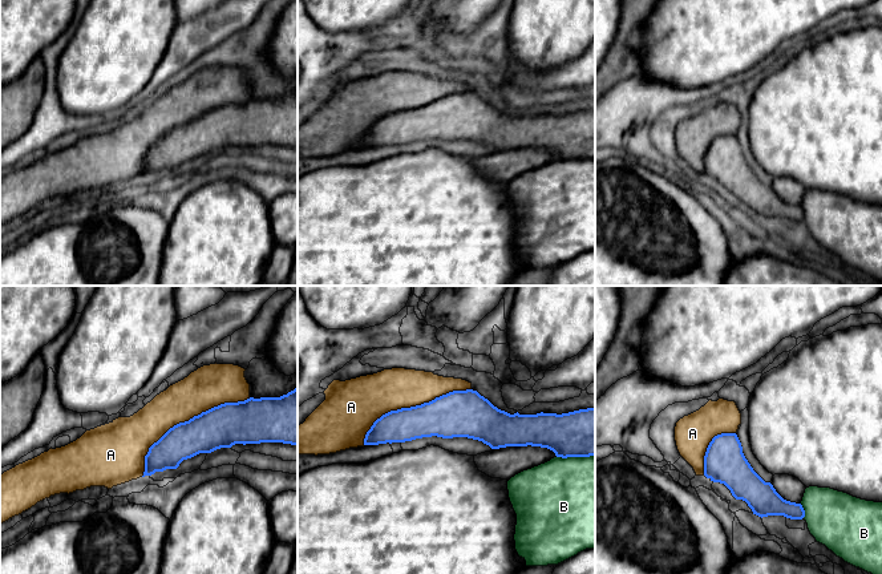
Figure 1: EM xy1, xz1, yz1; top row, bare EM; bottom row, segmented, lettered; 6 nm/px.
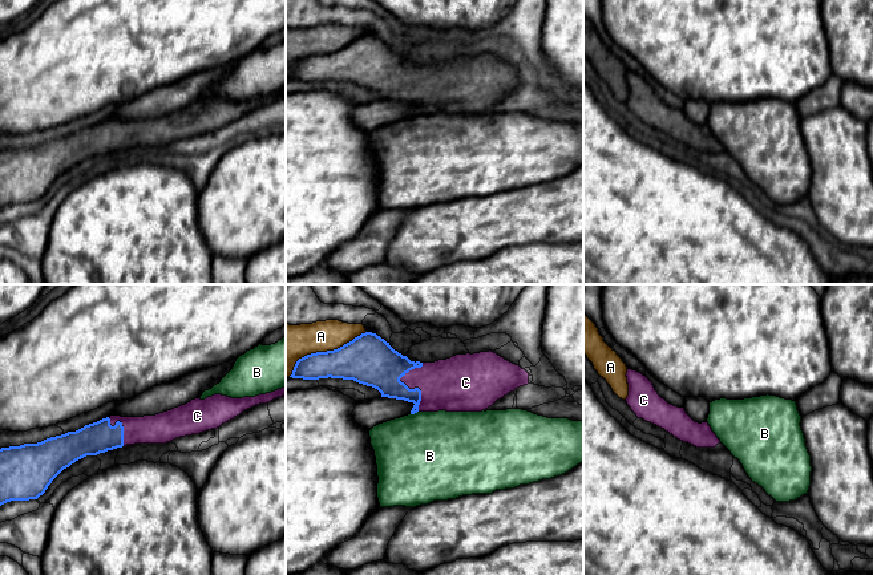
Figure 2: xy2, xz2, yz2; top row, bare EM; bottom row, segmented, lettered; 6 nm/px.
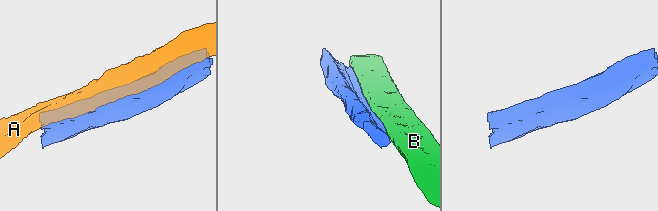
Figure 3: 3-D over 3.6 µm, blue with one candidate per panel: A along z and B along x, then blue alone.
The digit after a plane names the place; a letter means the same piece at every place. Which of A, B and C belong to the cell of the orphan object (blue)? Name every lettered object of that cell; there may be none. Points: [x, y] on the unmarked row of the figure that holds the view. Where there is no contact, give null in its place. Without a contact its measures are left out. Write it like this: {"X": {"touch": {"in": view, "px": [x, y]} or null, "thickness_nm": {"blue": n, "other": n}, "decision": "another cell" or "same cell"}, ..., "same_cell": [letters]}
{"A": {"touch": {"in": "xy1", "px": [185, 124]}, "thickness_nm": {"blue": 260, "other": 260}, "decision": "another cell"}, "B": {"touch": {"in": "yz1", "px": [804, 213]}, "thickness_nm": {"blue": 180, "other": 340}, "decision": "another cell"}, "C": {"touch": {"in": "xz2", "px": [407, 89]}, "thickness_nm": {"blue": 280, "other": 300}, "decision": "same cell"}, "same_cell": ["C"]}

